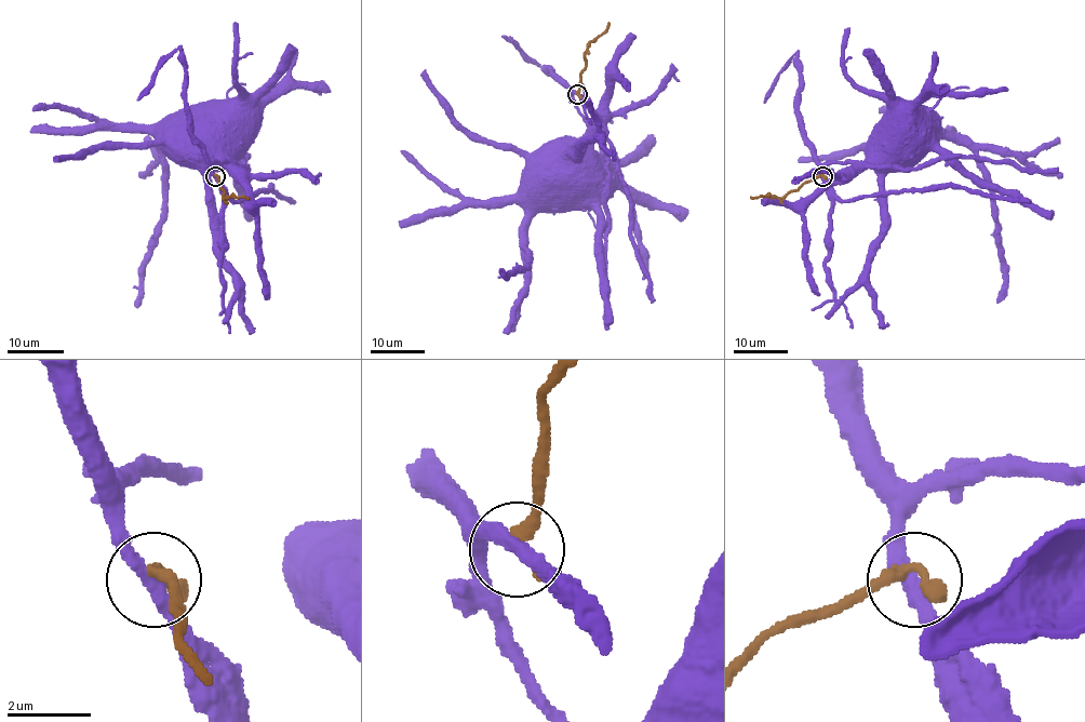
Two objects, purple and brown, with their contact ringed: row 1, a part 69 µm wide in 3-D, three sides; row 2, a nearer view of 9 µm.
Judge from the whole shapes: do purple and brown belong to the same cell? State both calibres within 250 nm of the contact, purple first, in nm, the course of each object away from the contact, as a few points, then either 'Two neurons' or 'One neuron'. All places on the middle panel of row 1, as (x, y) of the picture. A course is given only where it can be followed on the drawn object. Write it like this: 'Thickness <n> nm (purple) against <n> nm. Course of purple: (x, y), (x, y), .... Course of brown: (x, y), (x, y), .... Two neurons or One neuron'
Thickness 360 nm (purple) against 400 nm. Course of purple: (577, 94), (573, 93), (575, 106), (584, 119), (589, 135), (588, 160), (597, 169). Course of brown: (577, 94), (580, 72), (586, 67), (586, 51), (610, 23). Two neurons

